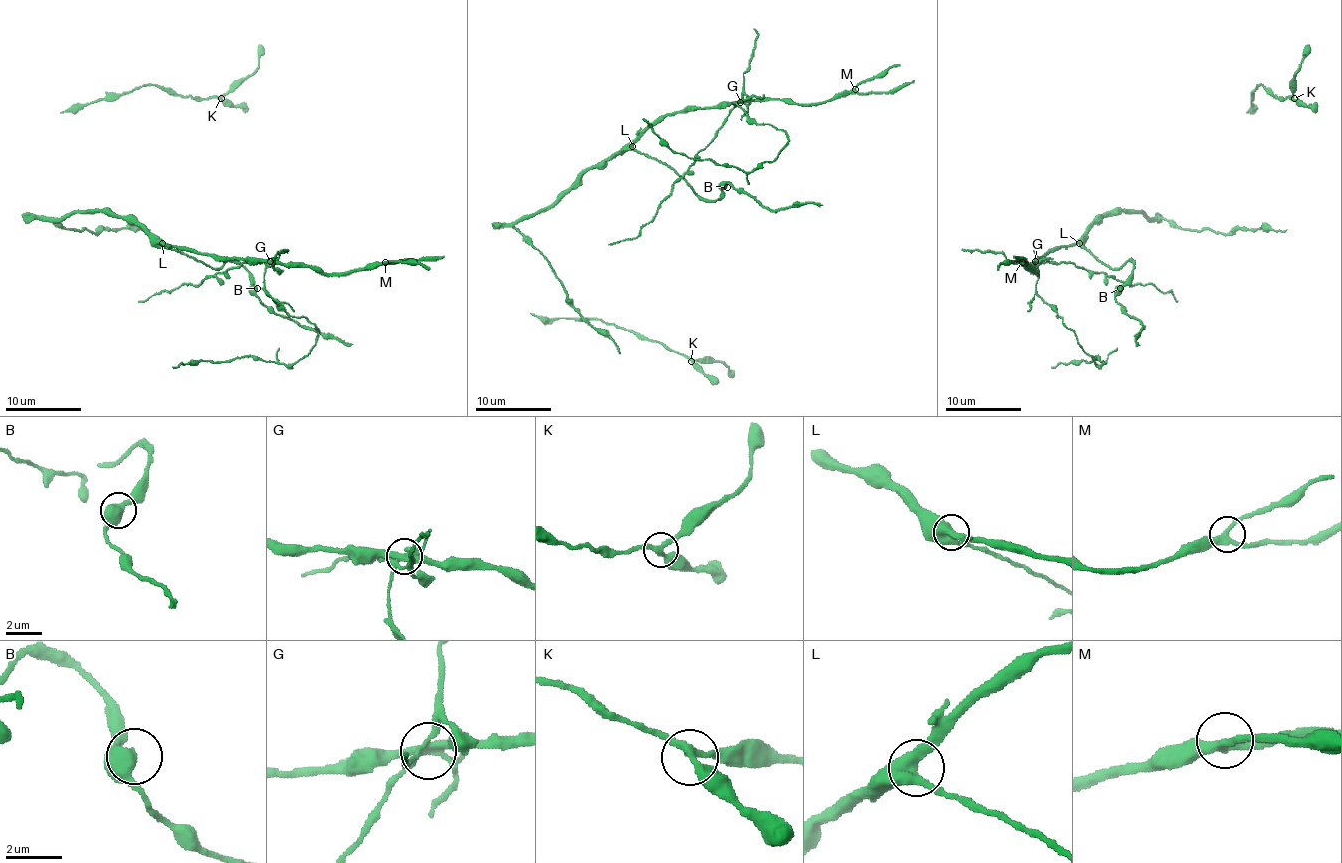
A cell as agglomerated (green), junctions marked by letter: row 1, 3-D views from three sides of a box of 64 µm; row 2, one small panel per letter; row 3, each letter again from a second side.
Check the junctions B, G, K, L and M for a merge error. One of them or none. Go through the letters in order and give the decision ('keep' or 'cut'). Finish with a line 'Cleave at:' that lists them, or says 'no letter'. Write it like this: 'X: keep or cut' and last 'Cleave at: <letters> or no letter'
B: keep
G: cut
K: keep
L: keep
M: keep
Cleave at: G

